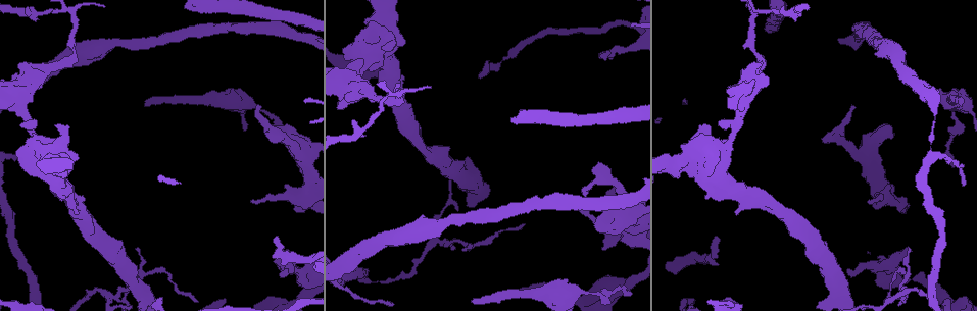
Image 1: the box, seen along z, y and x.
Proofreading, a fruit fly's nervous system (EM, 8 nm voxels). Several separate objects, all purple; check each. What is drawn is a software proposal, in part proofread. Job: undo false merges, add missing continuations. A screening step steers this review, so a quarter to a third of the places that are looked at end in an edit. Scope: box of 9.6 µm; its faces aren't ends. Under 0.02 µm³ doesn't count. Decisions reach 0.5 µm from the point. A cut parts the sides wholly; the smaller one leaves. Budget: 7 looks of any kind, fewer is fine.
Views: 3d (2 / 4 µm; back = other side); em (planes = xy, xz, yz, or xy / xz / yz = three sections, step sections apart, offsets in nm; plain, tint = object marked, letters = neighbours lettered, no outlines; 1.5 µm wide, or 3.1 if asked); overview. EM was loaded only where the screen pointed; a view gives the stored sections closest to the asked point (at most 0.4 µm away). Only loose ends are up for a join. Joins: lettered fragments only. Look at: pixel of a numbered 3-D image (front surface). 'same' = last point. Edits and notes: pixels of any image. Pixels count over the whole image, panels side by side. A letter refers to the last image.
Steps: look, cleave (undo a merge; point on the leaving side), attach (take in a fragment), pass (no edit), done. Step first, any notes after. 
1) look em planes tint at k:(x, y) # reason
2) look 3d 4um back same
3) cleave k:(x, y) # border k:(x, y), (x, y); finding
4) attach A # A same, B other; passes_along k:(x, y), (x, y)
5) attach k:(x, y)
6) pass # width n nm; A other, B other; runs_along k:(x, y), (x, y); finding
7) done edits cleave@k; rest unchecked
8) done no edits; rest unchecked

look em planes tint at 1:(70, 170) # branch stops here

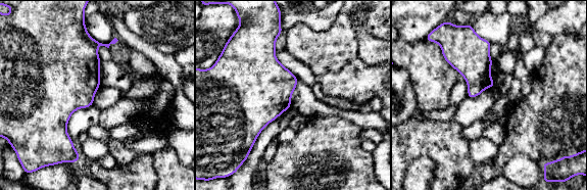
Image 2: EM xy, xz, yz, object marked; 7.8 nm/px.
look em planes letters same # see the neighbours

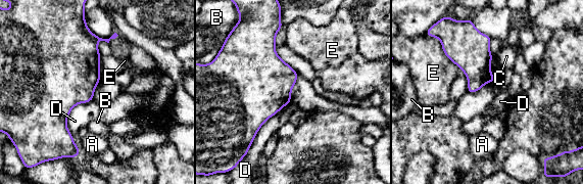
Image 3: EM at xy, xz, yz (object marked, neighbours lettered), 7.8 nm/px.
pass # A other, B other, C other, D other, E other; none of them fits

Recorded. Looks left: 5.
look 3d 4um at 1:(70, 11) # abrupt turn

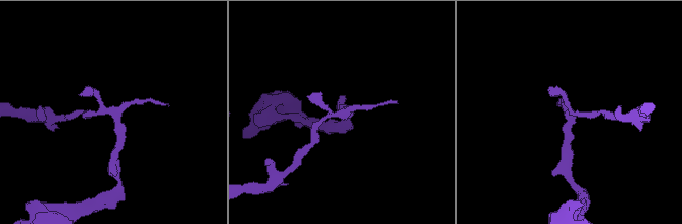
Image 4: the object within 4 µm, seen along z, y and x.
look em planes letters at 4:(114, 111) # need the tissue

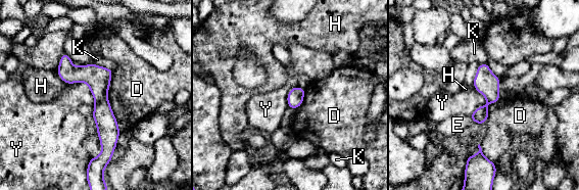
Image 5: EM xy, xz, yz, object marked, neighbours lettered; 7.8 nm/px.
cleave 5:(98, 79) # D other, E other, H other, K other, Y other; border 5:(107, 99), (95, 104); two cells meet here

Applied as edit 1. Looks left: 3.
done edits cleave@5; rest unchecked

